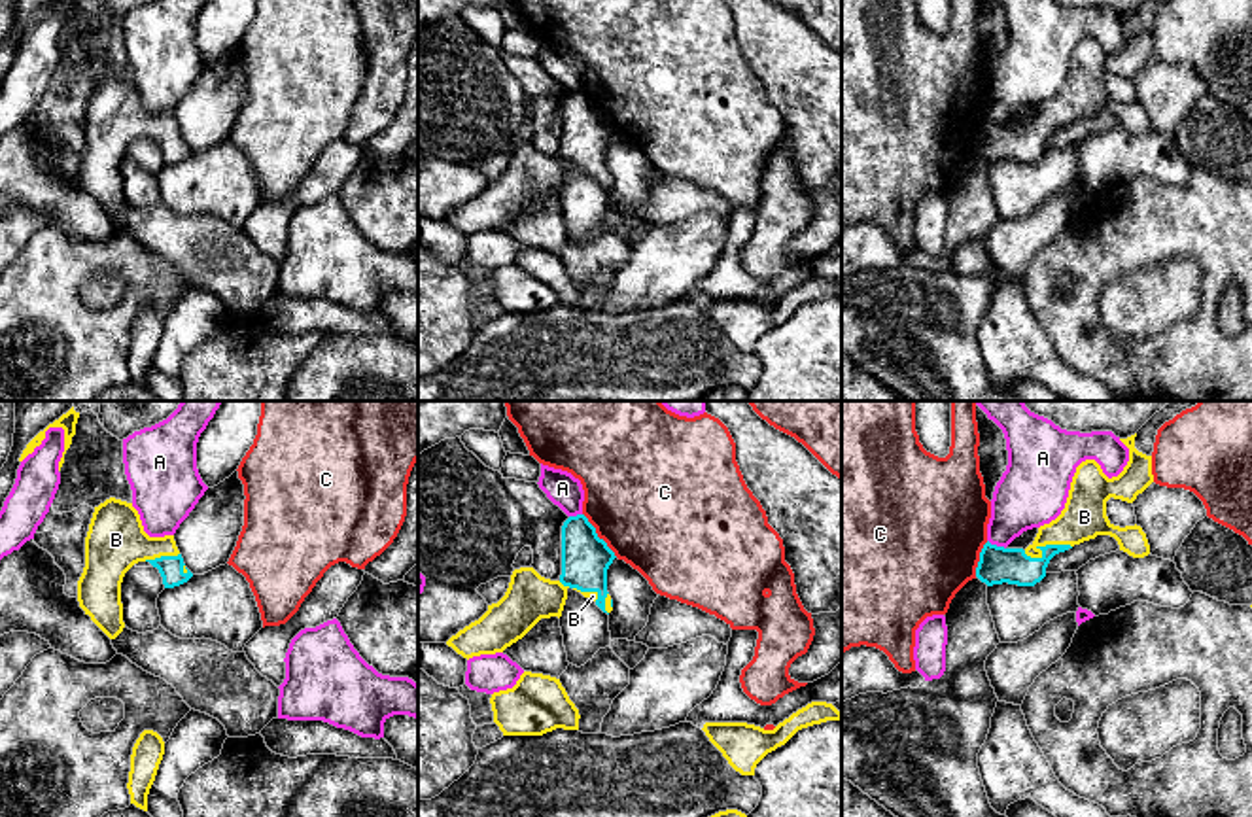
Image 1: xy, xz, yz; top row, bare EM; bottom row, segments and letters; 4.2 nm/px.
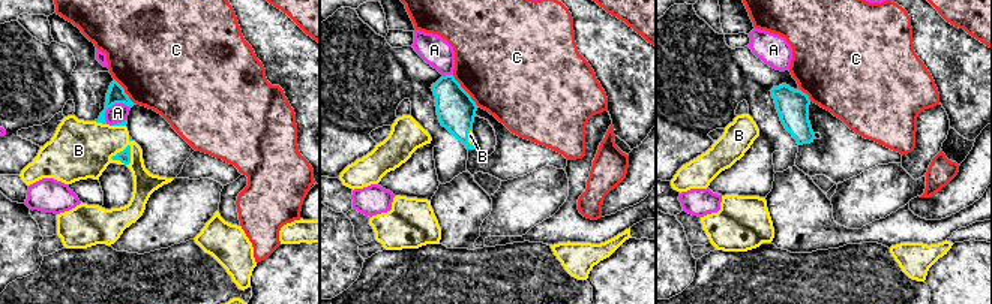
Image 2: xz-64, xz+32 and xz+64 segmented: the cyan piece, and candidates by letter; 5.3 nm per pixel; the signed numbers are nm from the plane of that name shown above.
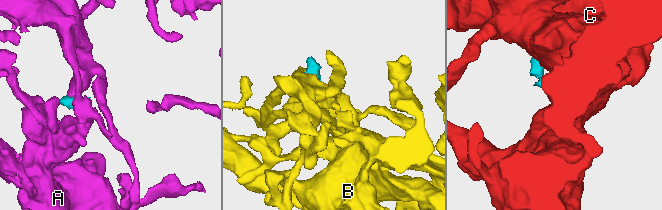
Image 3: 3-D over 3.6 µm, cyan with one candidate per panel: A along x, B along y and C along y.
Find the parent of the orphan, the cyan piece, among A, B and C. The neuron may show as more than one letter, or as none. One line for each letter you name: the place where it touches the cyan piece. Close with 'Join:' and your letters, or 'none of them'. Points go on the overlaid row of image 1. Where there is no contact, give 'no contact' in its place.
B: yz (1046, 545)
Join: B

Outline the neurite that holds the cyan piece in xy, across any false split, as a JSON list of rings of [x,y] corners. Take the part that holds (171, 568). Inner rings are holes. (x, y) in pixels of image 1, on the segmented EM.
[[[110,497],[95,507],[85,537],[85,567],[78,581],[79,607],[110,639],[125,628],[121,582],[138,562],[157,567],[165,588],[193,577],[174,535],[149,537],[132,503]]]

